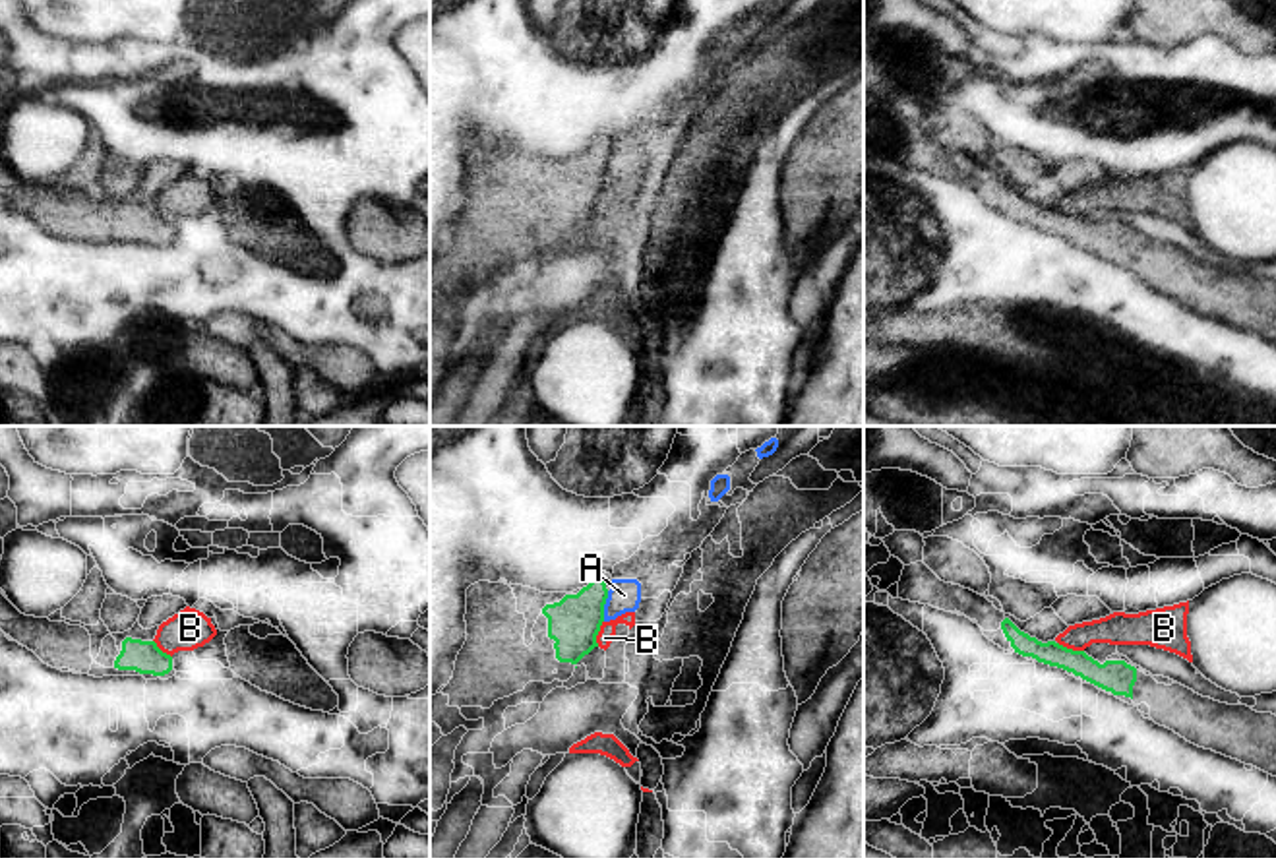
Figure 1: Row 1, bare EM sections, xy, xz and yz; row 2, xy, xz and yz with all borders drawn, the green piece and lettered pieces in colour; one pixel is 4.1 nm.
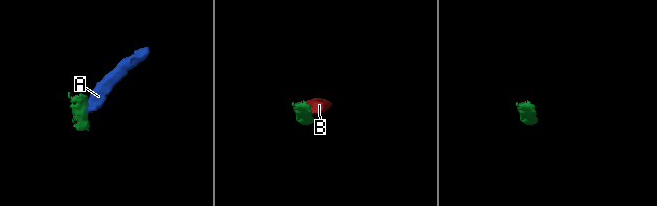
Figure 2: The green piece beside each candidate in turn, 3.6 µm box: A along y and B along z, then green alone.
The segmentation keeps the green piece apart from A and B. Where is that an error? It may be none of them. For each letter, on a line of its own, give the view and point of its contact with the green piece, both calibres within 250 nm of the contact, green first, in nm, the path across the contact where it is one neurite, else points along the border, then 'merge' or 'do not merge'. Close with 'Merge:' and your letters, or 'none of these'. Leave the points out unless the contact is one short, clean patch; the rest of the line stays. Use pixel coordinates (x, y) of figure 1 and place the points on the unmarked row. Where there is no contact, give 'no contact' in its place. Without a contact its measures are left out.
A: contact xz (603, 173); calibres 220 and 140 nm; border xz (608, 157), (603, 186); do not merge
B: contact yz (1071, 215); calibres 140 and 140 nm; border yz (1058, 208), (1083, 217); do not merge
Merge: none of these

